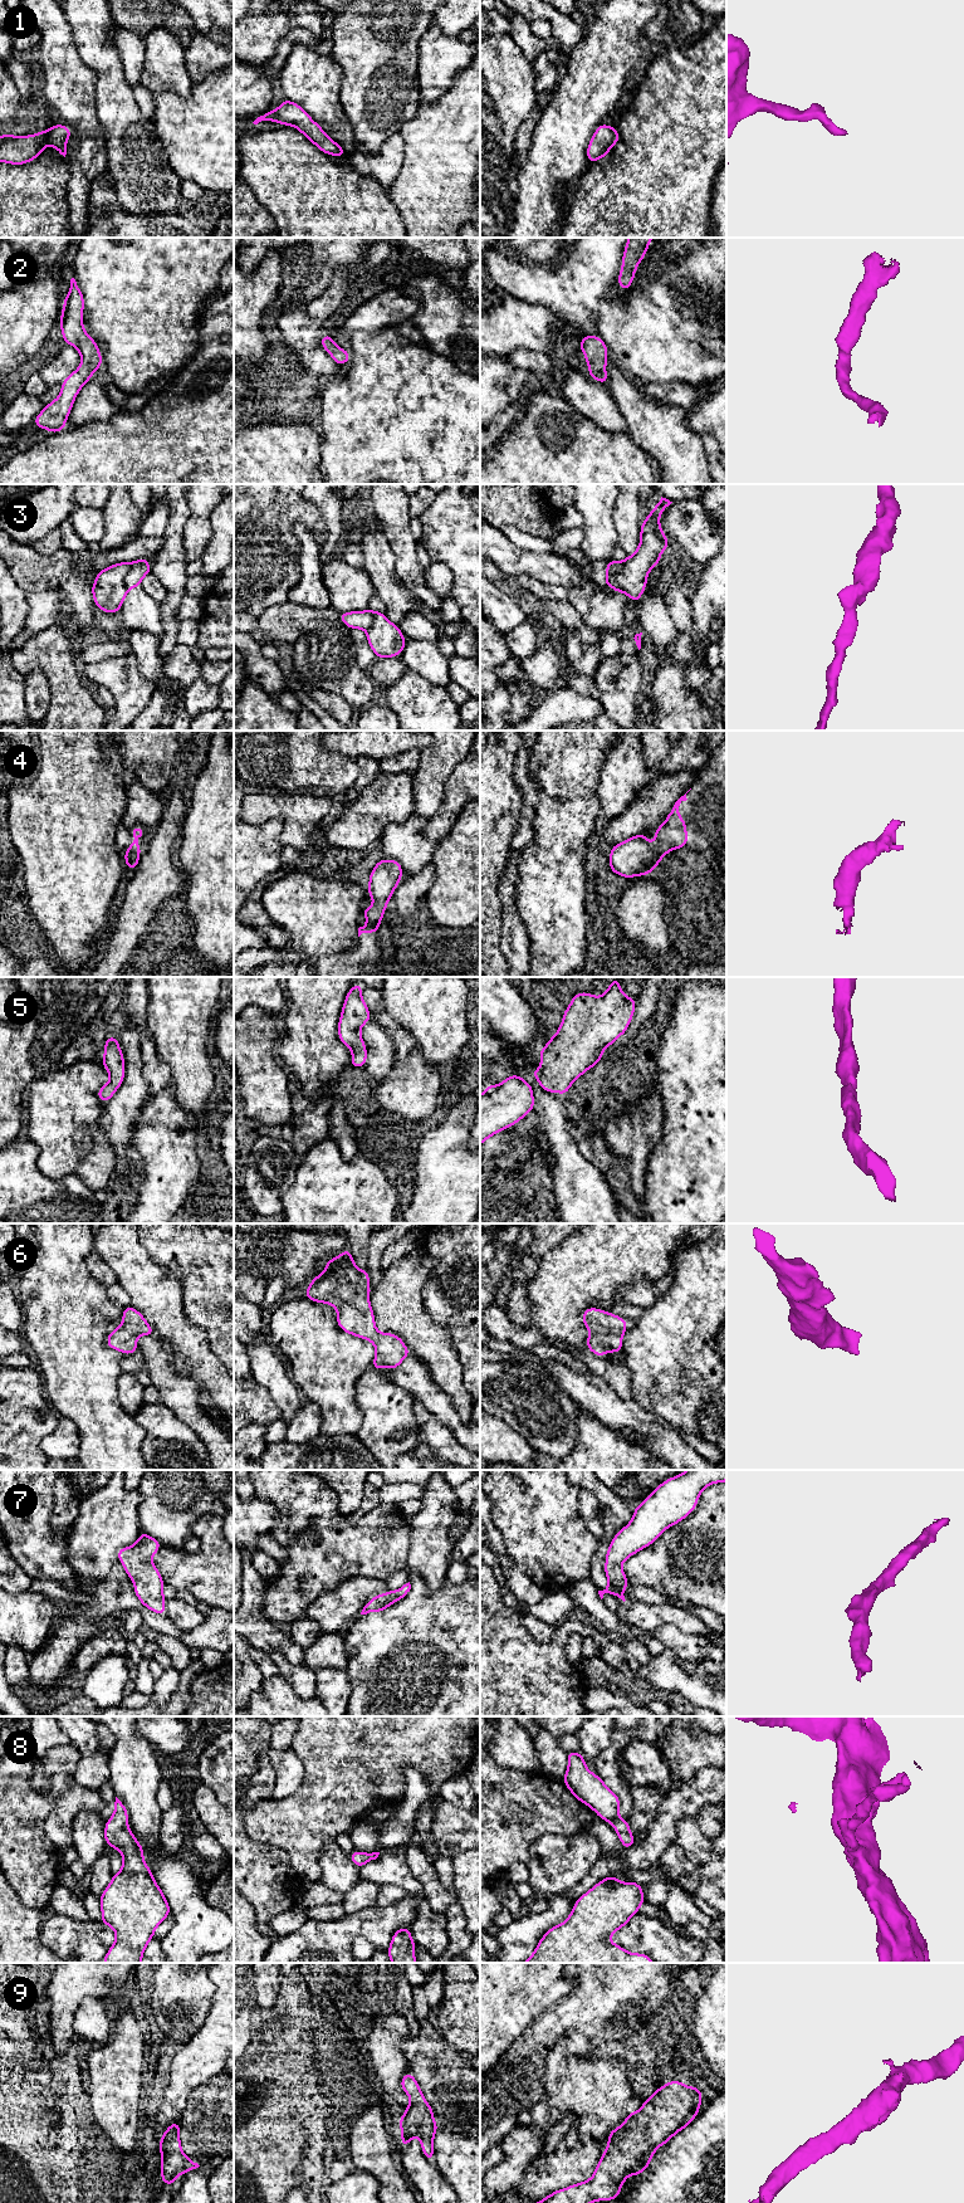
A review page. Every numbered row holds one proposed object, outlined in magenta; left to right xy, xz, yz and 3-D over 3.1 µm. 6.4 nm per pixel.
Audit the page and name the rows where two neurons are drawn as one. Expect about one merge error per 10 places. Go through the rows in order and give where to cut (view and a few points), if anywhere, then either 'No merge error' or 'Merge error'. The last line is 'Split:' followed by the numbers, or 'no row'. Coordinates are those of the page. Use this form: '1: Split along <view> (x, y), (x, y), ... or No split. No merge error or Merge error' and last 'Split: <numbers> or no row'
1: No split. No merge error
2: No split. No merge error
3: Split along xy (131, 562), (125, 579), (125, 587), (127, 590). Merge error
4: No split. No merge error
5: No split. No merge error
6: No split. No merge error
7: No split. No merge error
8: No split. No merge error
9: No split. No merge error
Split: 3

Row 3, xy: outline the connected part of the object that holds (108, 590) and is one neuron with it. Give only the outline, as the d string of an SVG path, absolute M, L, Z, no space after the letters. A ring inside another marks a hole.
M131 562L114 563L98 571L92 594L94 605L108 614L118 612L127 595L124 578Z

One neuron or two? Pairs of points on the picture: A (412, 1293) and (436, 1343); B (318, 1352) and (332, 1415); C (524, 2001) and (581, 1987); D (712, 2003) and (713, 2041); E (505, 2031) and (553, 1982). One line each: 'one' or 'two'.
A: one
B: one
C: two
D: one
E: one

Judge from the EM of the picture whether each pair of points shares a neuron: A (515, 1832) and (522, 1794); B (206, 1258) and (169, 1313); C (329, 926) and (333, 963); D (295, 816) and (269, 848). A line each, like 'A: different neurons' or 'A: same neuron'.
A: same neuron
B: different neurons
C: different neurons
D: different neurons

